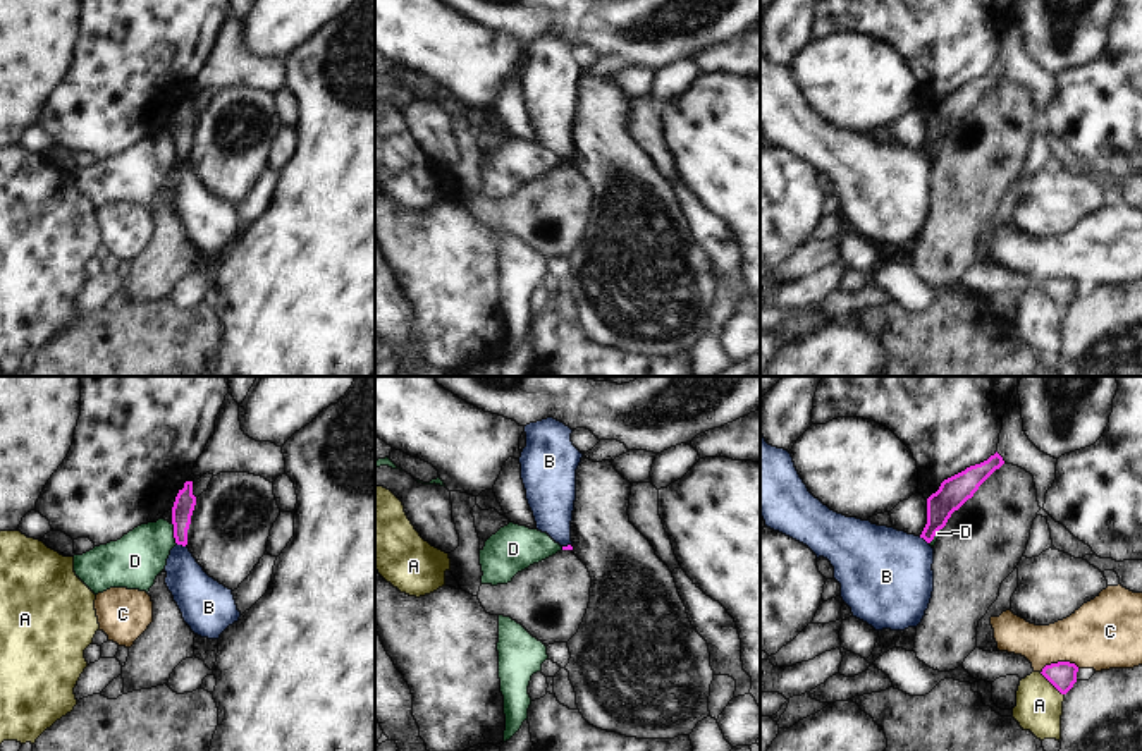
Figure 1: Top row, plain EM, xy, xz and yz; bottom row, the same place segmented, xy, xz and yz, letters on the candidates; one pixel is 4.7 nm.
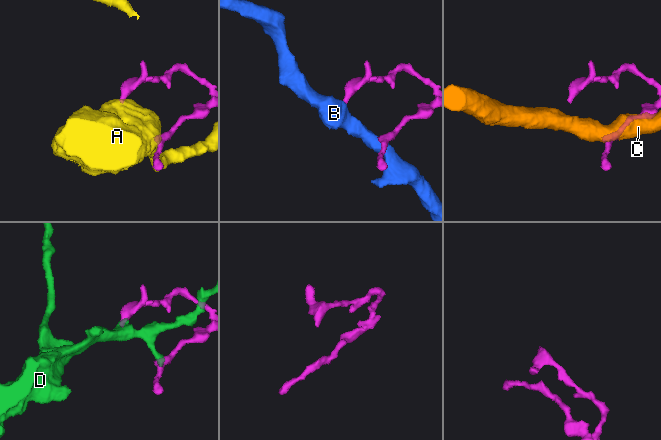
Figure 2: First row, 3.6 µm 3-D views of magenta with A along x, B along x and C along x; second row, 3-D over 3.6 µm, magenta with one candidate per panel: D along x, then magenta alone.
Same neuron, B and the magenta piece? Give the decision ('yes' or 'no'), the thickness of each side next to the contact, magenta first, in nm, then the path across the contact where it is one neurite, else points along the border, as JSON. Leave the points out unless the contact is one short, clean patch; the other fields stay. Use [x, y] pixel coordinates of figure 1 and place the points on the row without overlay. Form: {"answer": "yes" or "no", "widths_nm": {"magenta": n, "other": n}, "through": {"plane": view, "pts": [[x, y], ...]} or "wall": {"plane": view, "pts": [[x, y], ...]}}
{"answer": "no", "widths_nm": {"magenta": 140, "other": 440}, "wall": {"plane": "yz", "pts": [[919, 152], [927, 158]]}}

